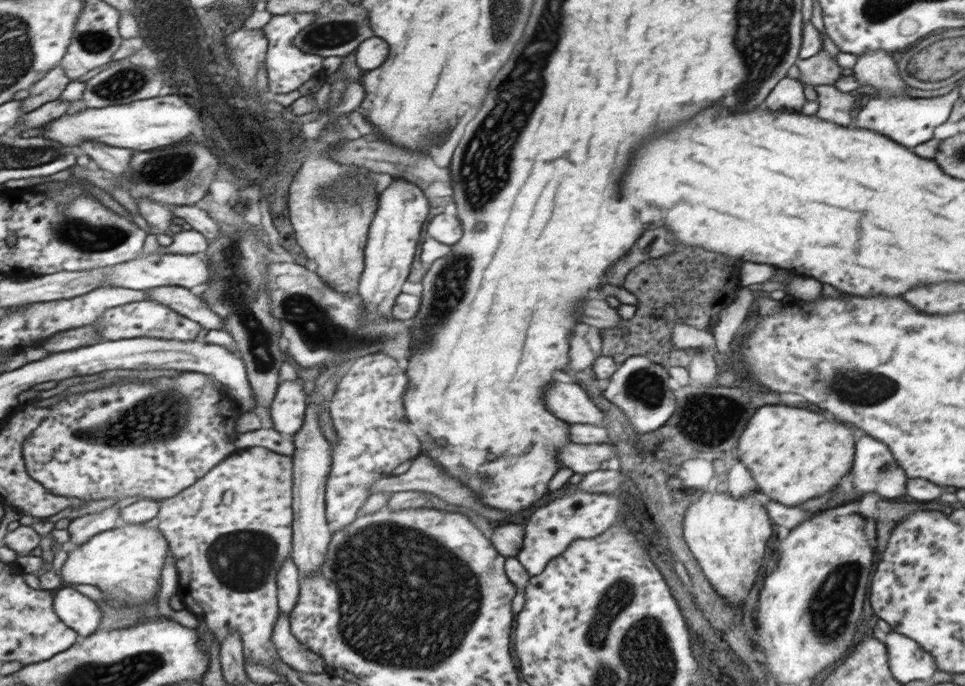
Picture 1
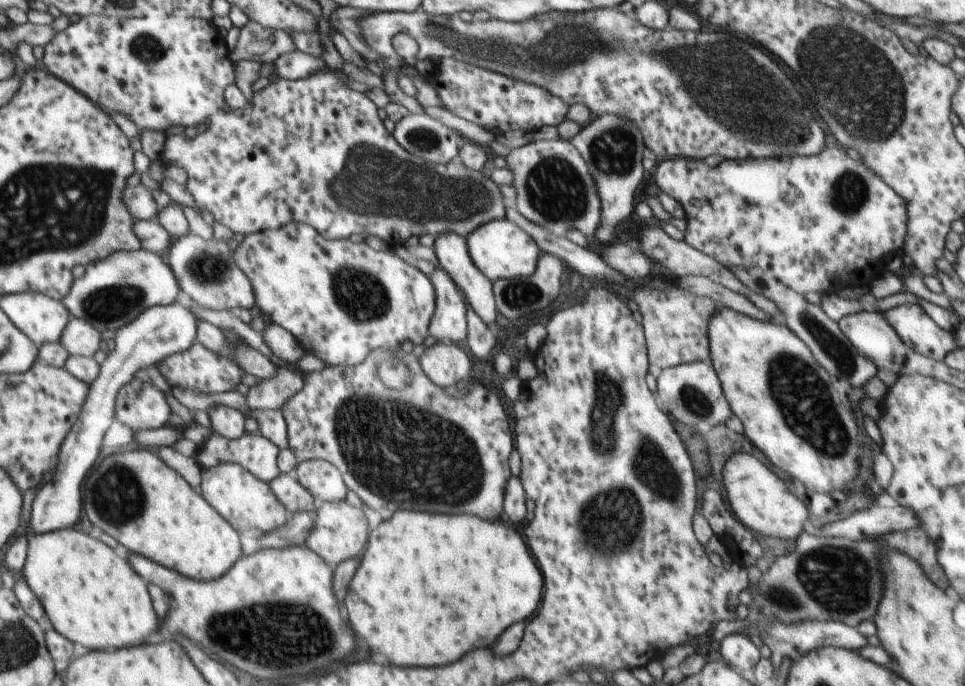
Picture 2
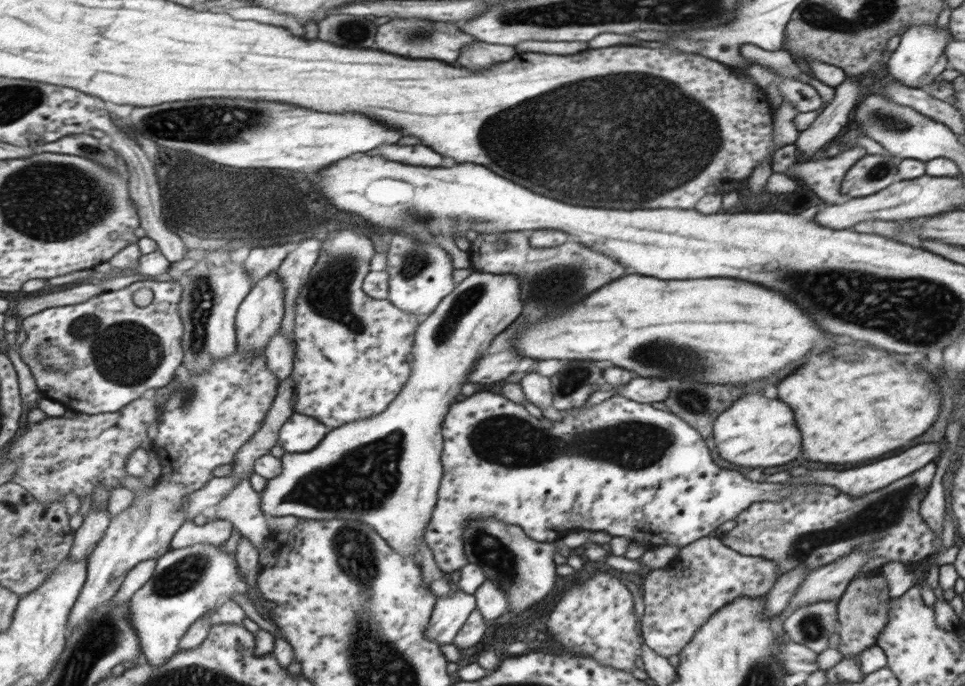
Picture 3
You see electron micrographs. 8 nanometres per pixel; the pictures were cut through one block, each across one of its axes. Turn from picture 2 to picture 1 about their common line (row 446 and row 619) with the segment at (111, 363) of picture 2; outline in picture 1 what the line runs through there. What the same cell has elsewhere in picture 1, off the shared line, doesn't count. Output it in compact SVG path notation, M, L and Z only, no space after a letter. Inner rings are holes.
M75 587L58 590L55 604L62 622L84 637L94 634L94 630L100 626L102 612L98 610L96 601L76 592Z

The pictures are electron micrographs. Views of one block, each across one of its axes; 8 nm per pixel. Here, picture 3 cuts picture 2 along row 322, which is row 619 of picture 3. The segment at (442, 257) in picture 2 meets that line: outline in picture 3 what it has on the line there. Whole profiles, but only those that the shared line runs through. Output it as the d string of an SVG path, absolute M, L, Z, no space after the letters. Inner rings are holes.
M486 579L473 595L476 599L476 610L480 610L487 622L493 622L508 611L509 600L506 591L500 588L497 582Z

